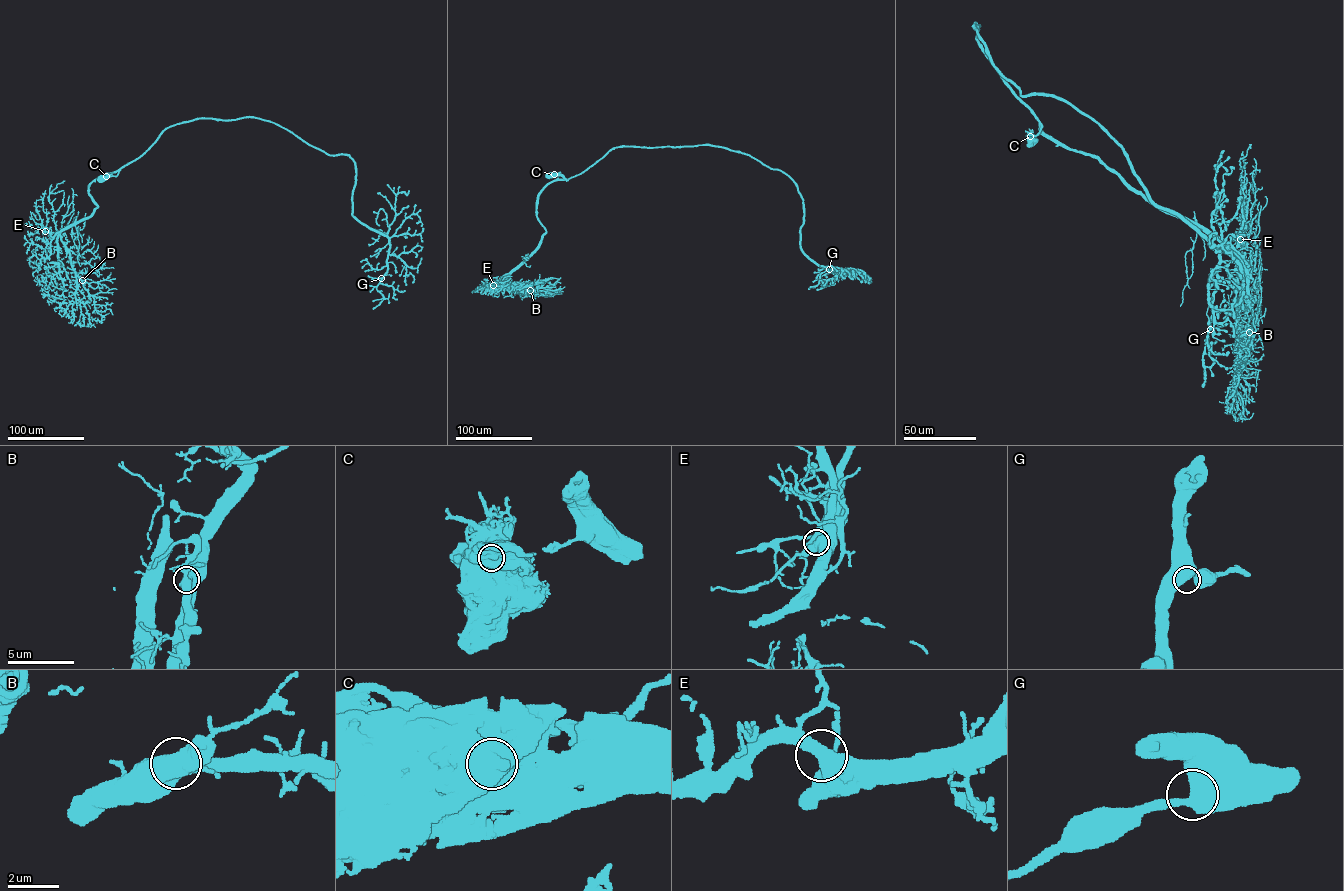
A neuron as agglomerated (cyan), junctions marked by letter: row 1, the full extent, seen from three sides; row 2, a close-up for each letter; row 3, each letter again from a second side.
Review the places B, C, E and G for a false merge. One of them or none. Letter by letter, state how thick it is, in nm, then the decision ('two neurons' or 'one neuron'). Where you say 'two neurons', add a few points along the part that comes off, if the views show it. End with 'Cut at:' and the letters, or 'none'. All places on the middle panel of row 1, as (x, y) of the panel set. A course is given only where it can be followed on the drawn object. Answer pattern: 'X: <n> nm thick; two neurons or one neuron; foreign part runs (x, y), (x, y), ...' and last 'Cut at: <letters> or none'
B: 600 nm thick; one neuron
C: 900 nm thick; two neurons
E: 600 nm thick; one neuron
G: 650 nm thick; one neuron
Cut at: C

